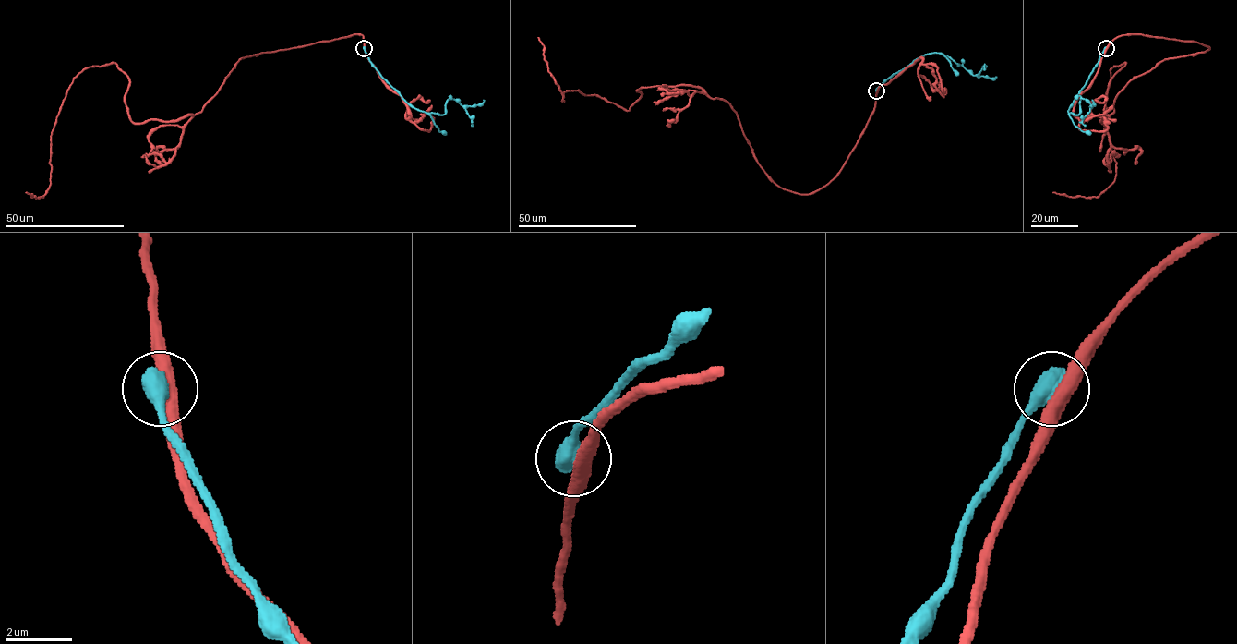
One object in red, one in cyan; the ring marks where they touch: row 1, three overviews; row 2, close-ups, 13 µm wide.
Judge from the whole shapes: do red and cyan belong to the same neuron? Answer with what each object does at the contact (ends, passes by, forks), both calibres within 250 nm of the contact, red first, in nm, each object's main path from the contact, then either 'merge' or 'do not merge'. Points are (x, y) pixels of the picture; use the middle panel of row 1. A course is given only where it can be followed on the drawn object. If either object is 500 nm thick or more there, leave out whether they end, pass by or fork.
calibres 440 and 650 nm; course red (876, 91), (840, 171), (797, 193), (727, 102), (688, 85), (642, 87), (627, 110), (561, 101), (538, 37); course cyan (876, 90), (891, 76), (928, 54), (950, 56), (973, 75), (978, 75), (984, 66), (985, 69); do not merge

